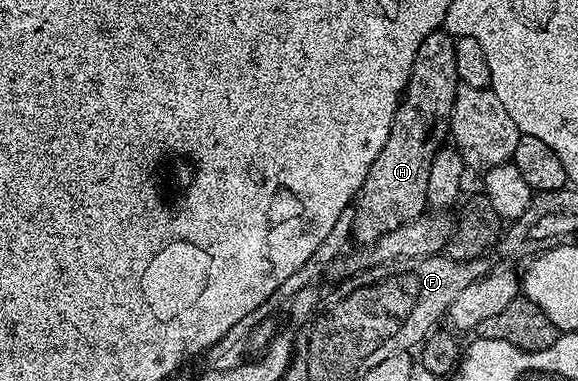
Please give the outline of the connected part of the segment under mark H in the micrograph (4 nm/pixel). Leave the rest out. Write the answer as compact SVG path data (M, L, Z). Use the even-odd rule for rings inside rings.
M446 31L425 35L413 67L409 71L405 96L400 100L389 127L389 139L381 155L373 159L365 183L353 202L354 242L372 246L389 231L424 214L427 204L428 175L431 160L444 144L451 127L455 91L459 85L455 59L456 38ZM444 137L444 141L443 141Z

